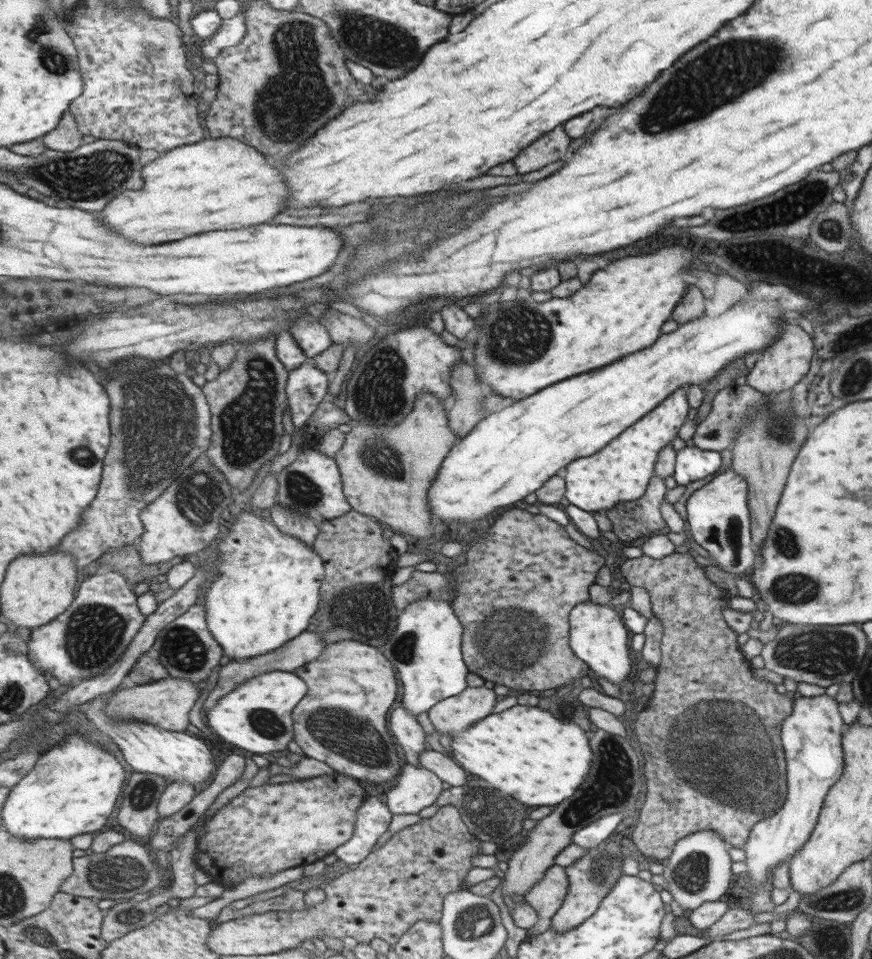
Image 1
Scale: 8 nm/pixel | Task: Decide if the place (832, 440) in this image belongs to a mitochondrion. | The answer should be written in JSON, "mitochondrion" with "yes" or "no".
{"mitochondrion":"no"}

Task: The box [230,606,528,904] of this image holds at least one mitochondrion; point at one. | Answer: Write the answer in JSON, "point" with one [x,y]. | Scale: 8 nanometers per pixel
{"point":[356,744]}

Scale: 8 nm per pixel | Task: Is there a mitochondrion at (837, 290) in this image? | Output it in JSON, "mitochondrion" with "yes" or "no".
{"mitochondrion":"no"}

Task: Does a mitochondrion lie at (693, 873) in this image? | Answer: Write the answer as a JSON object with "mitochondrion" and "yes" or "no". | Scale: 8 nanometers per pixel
{"mitochondrion":"yes"}

